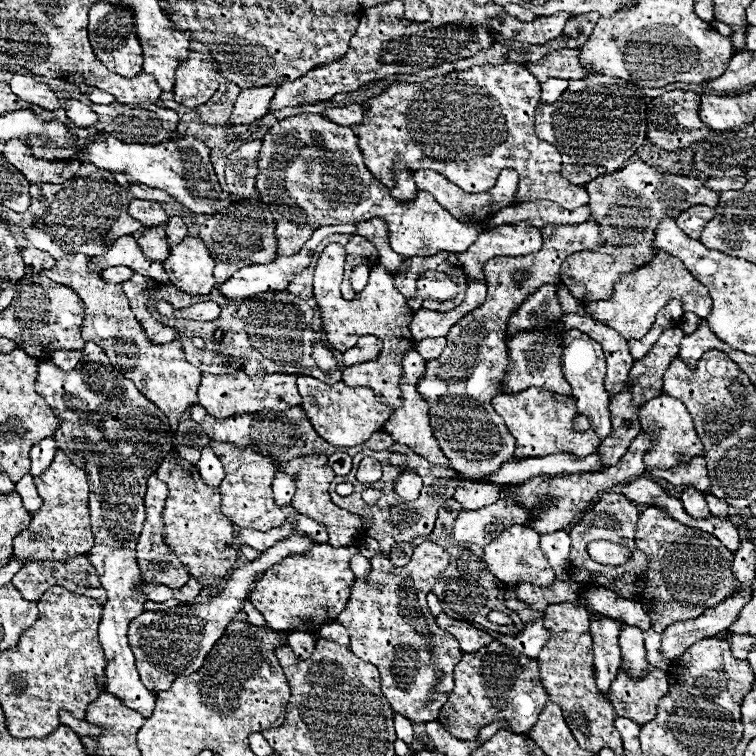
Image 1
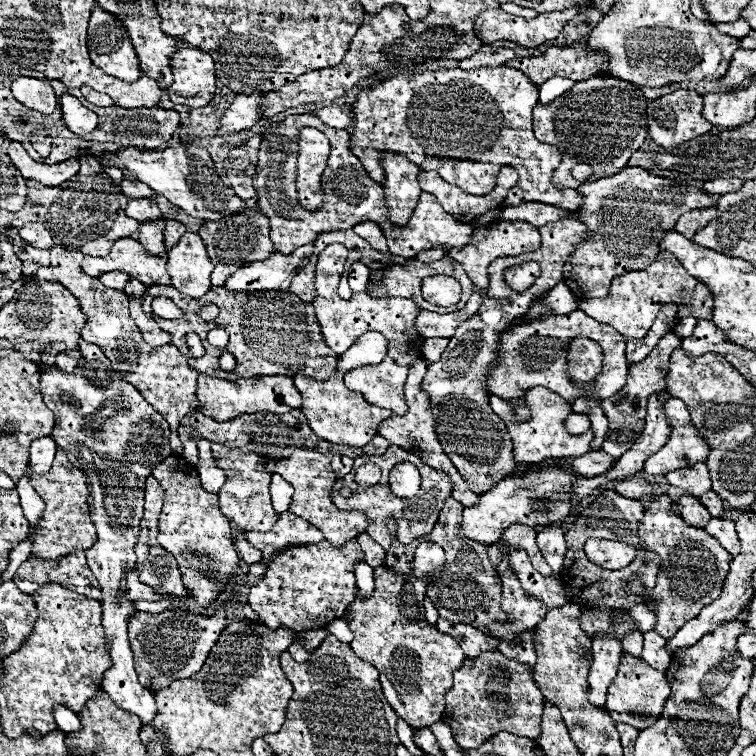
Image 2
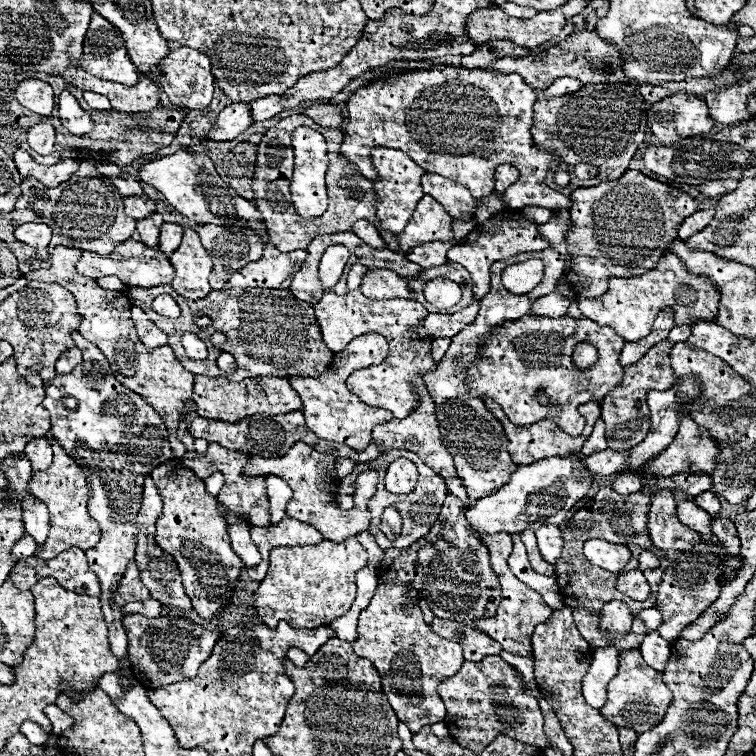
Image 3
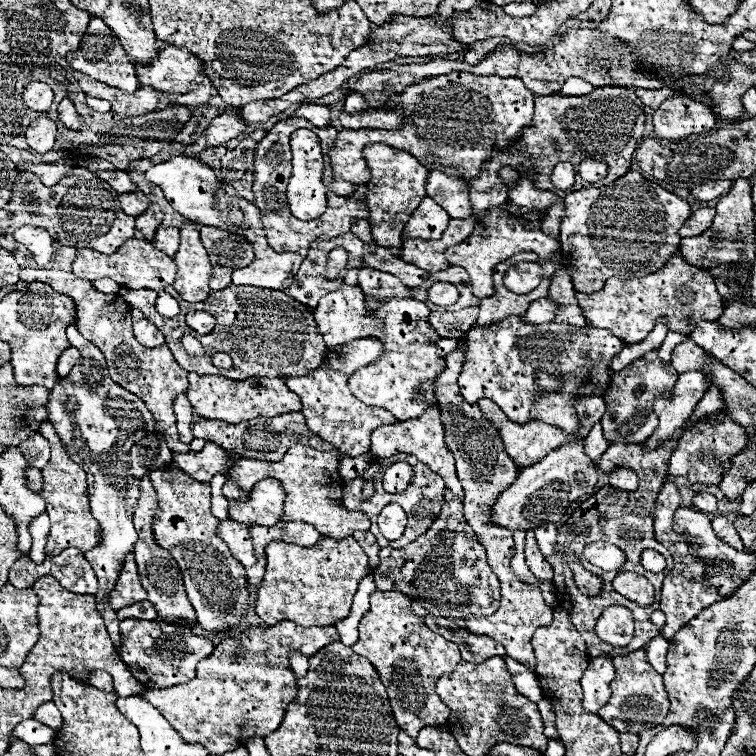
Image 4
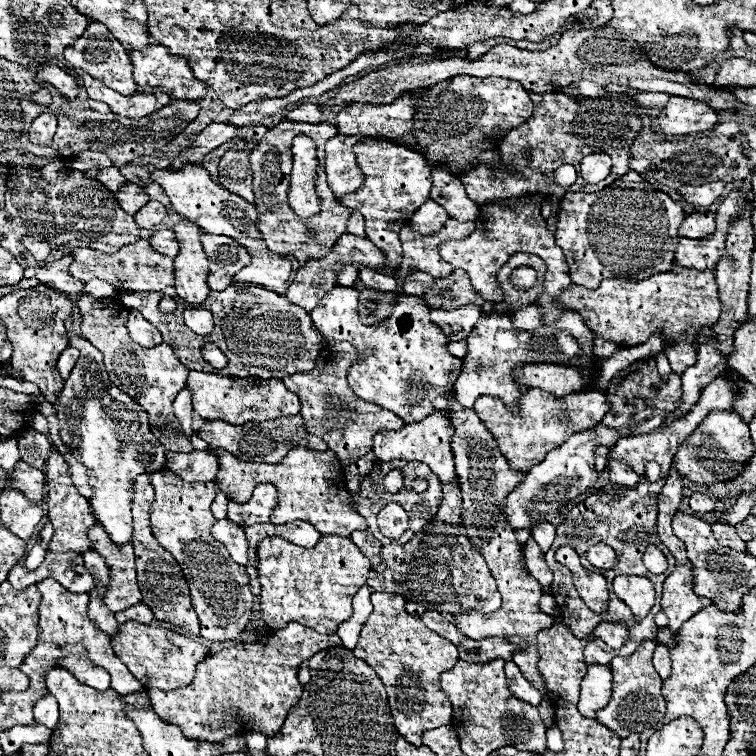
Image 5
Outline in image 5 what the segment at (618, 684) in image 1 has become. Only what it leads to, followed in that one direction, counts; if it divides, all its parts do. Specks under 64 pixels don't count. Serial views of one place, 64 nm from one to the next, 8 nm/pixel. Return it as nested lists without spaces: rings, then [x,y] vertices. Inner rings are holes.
[[[644,640],[636,652],[632,656],[626,658],[618,658],[610,662],[610,670],[612,670],[612,698],[610,702],[600,708],[600,712],[596,714],[596,720],[600,724],[604,724],[606,728],[610,728],[612,732],[616,732],[620,738],[626,738],[634,732],[644,732],[648,728],[658,726],[658,722],[664,718],[664,710],[666,710],[666,702],[660,694],[662,690],[662,678],[658,676],[658,672],[652,666],[652,654],[654,654],[656,642],[654,640]]]

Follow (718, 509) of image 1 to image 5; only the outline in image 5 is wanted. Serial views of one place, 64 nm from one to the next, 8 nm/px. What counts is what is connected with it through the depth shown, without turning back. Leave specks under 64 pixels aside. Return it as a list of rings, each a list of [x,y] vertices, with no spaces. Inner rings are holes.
[[[692,494],[688,498],[688,508],[698,512],[698,514],[706,514],[706,512],[714,512],[714,500],[706,494]]]

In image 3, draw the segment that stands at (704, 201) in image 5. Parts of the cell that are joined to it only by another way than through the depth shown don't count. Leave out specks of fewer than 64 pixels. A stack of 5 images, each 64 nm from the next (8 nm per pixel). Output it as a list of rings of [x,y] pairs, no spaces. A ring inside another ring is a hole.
[[[726,178],[726,180],[710,180],[710,182],[704,182],[700,184],[700,194],[704,198],[716,198],[716,196],[724,196],[726,192],[734,190],[734,186],[738,184],[738,180],[734,178]]]

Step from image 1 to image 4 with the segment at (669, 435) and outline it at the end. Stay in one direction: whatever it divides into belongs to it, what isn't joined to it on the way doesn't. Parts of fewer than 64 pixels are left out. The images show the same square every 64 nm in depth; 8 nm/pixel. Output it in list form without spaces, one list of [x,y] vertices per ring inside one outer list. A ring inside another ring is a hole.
[[[712,416],[710,420],[698,422],[694,428],[686,430],[680,438],[676,450],[670,456],[670,476],[686,476],[692,484],[718,484],[722,476],[730,470],[730,460],[748,446],[746,428],[734,422],[730,416]]]

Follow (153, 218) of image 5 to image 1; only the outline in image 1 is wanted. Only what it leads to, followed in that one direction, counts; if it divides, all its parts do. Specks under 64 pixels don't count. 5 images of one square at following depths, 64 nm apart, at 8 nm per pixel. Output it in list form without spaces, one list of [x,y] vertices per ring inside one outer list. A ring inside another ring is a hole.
[[[144,228],[142,236],[138,238],[138,244],[142,248],[142,252],[150,258],[150,260],[158,260],[164,262],[166,256],[170,254],[170,246],[166,244],[166,228]]]

